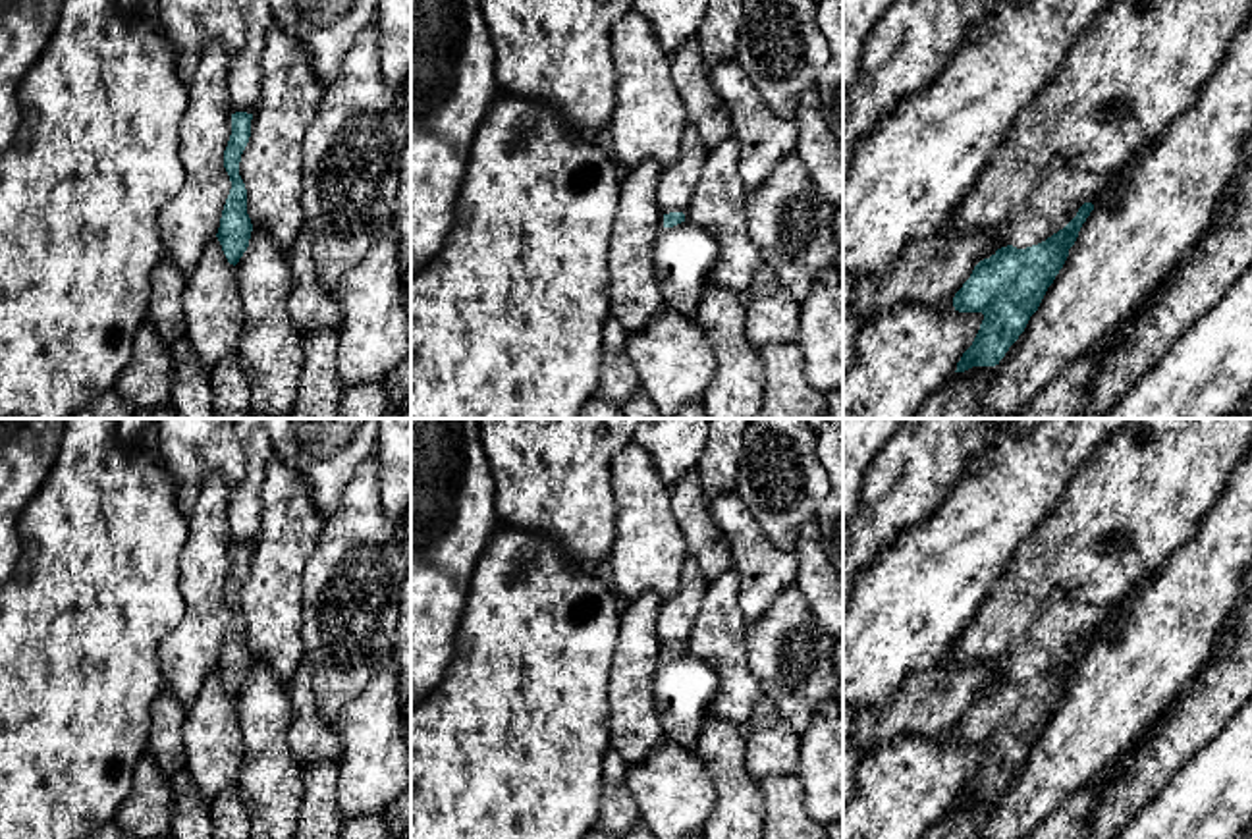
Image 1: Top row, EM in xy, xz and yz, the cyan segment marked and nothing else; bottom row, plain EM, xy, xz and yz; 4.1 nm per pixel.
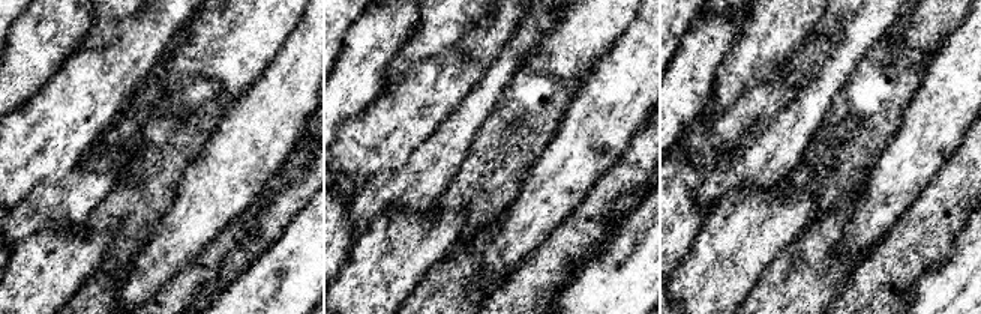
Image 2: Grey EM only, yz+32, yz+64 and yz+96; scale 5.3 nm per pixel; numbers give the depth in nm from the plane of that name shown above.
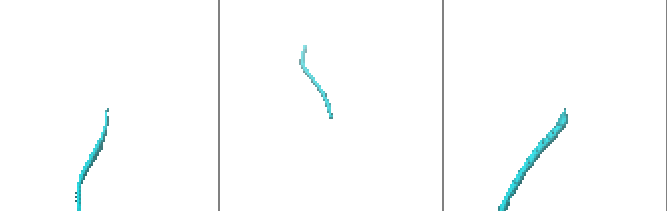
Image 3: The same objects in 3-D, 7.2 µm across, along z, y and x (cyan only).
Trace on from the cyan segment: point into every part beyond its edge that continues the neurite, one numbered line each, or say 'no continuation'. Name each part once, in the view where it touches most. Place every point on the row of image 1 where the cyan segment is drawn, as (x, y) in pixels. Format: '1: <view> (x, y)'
1: xz (683, 255)

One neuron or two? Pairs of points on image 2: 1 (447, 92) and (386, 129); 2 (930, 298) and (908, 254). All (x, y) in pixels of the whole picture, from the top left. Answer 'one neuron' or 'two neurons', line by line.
1: one neuron
2: two neurons

